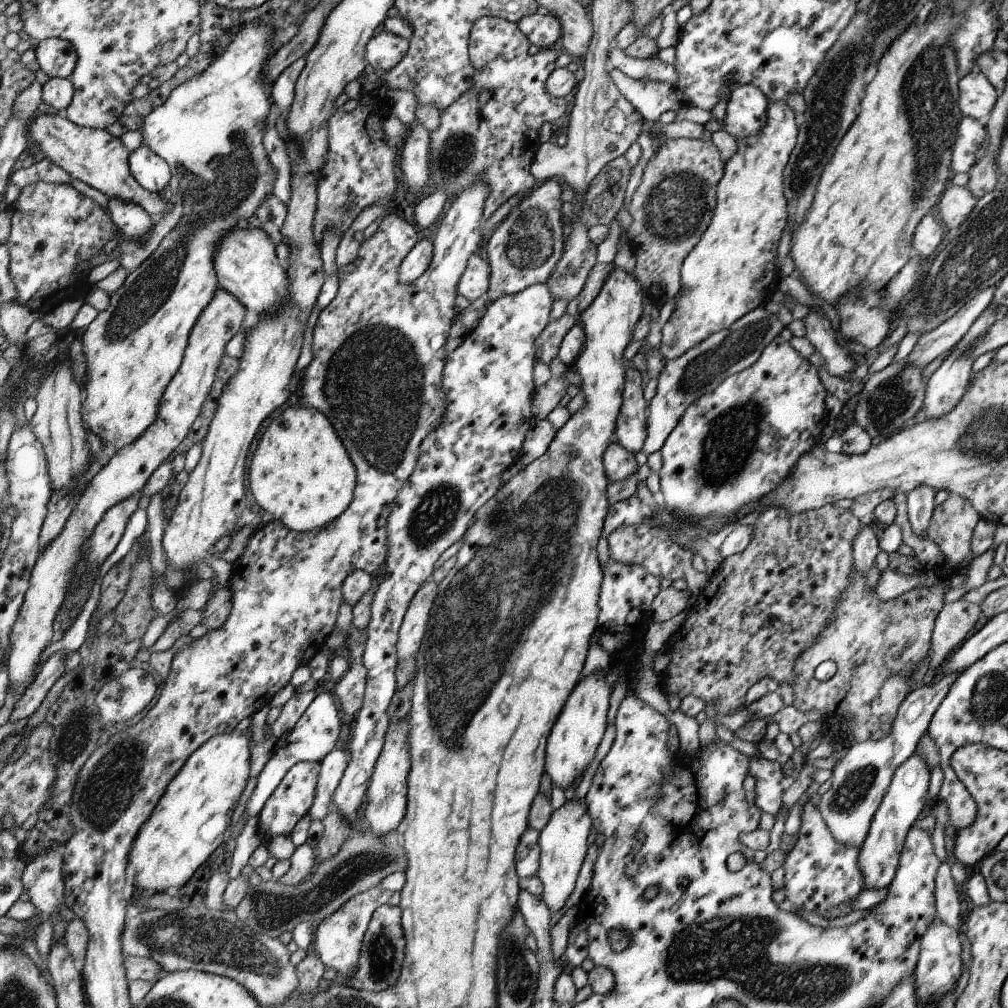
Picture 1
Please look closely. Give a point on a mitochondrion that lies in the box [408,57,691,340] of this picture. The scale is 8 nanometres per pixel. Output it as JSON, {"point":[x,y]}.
{"point":[531,244]}

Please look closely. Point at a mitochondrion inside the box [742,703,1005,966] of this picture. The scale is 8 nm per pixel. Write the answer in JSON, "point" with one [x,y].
{"point":[846,799]}

